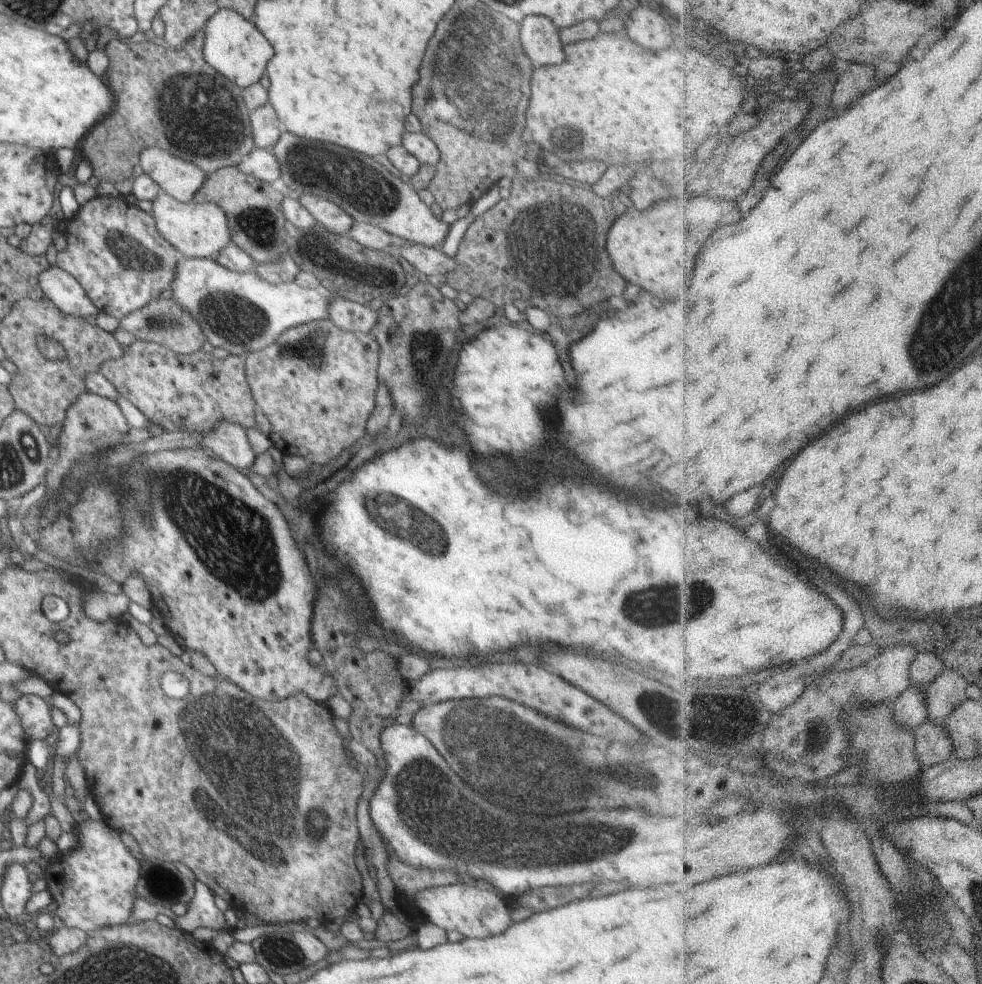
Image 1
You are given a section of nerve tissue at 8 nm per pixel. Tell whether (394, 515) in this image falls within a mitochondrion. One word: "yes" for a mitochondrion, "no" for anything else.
yes

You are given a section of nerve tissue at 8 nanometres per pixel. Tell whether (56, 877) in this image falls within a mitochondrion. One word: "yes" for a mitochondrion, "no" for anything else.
no

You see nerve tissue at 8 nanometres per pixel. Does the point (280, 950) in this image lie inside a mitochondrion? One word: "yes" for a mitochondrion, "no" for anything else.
yes

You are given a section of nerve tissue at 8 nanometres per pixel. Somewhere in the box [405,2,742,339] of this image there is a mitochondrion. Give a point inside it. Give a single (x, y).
(491, 94)

